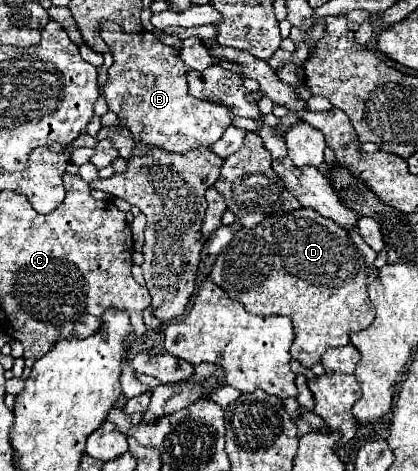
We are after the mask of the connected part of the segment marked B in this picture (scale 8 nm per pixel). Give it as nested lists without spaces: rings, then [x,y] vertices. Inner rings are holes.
[[[105,21],[99,27],[115,63],[109,67],[109,81],[103,87],[109,110],[117,113],[119,125],[127,127],[137,143],[159,147],[171,153],[187,153],[201,145],[213,145],[231,125],[233,113],[223,105],[195,99],[187,91],[187,67],[181,55],[149,31],[125,33],[119,25]]]

